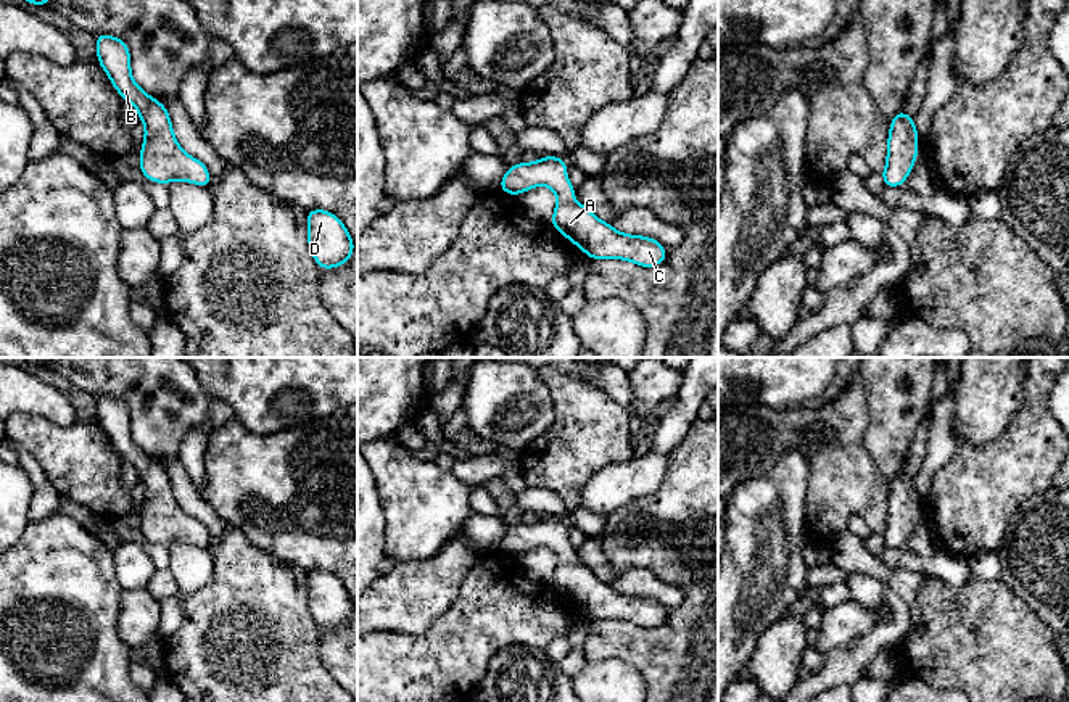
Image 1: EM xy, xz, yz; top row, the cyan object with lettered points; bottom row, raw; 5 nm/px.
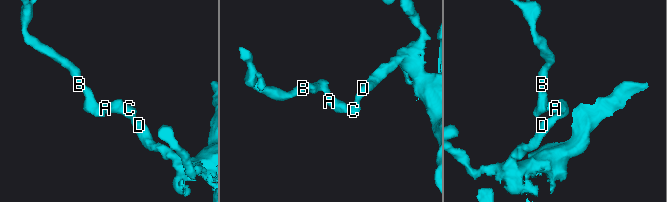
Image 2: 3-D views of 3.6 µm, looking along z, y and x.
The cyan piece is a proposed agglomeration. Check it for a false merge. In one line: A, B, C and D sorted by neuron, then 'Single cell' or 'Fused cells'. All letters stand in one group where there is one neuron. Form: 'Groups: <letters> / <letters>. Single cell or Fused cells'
Groups: A B C D. Single cell

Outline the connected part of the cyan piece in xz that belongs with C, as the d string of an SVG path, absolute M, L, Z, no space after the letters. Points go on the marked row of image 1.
M543 156L538 163L509 166L499 188L520 195L536 185L547 185L557 196L551 224L563 237L583 250L589 259L625 259L641 267L655 267L668 258L668 251L655 240L625 235L597 219L583 203L575 203L575 187L568 182L568 164L559 156Z

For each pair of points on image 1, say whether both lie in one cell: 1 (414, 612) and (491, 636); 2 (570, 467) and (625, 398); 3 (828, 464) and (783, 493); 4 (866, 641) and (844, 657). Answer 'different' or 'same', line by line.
1: different
2: different
3: different
4: same

